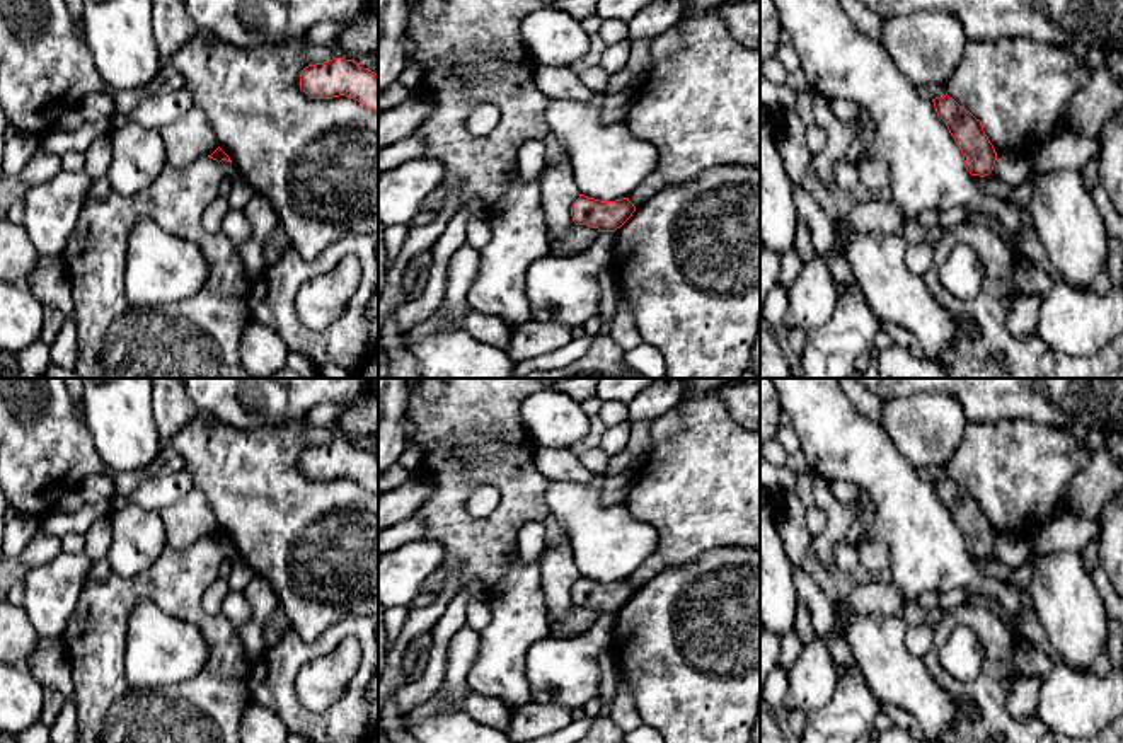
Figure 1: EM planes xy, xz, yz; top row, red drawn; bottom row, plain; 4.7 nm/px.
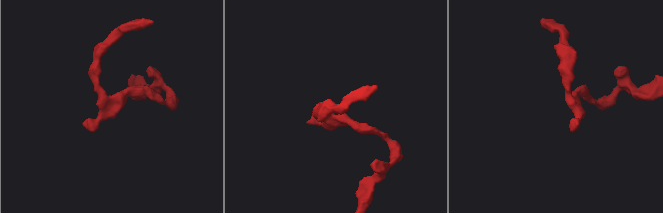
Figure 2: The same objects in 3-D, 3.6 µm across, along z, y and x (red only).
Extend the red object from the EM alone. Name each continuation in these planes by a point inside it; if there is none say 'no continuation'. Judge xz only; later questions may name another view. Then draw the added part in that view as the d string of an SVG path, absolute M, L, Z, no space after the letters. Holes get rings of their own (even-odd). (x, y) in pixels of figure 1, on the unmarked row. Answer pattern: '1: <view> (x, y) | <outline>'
no continuation

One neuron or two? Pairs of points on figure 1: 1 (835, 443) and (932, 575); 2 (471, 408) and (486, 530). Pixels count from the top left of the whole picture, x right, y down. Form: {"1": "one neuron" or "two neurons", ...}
{"1": "one neuron", "2": "one neuron"}

